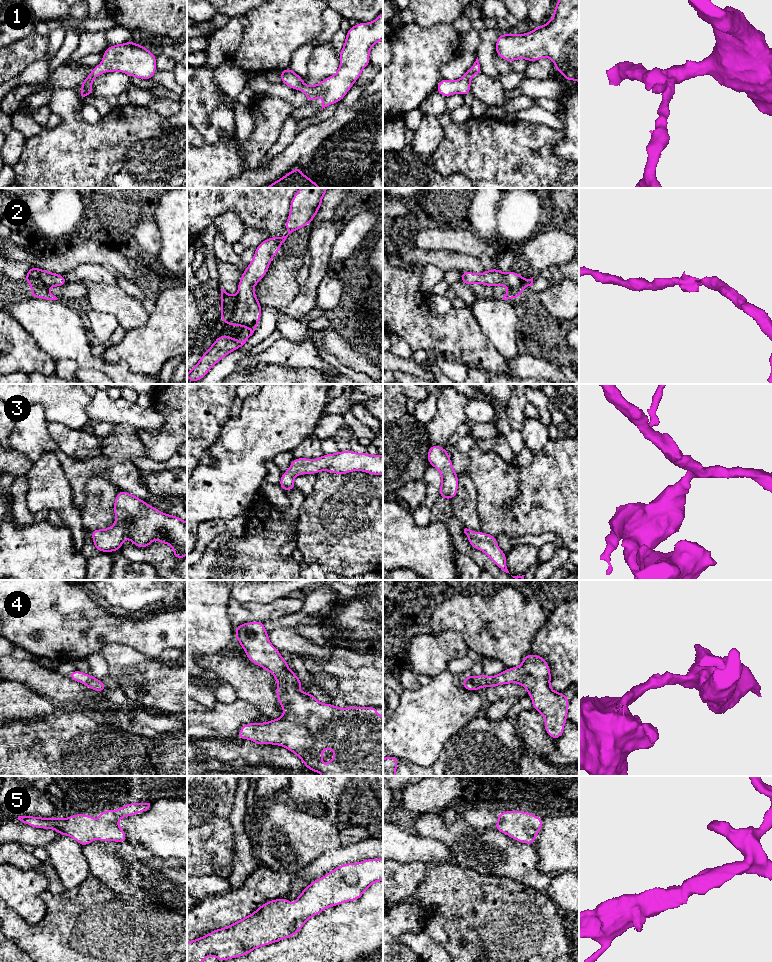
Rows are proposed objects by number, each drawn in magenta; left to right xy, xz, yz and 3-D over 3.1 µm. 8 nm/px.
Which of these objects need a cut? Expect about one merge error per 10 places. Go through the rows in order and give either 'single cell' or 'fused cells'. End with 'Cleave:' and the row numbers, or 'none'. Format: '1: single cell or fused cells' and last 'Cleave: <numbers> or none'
1: single cell
2: single cell
3: single cell
4: single cell
5: single cell
Cleave: none

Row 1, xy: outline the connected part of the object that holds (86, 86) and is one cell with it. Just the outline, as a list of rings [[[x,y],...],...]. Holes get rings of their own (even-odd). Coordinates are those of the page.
[[[132,41],[108,47],[103,53],[100,65],[92,68],[81,82],[80,100],[93,93],[92,81],[104,72],[118,71],[143,80],[150,80],[156,71],[157,57],[143,45]]]

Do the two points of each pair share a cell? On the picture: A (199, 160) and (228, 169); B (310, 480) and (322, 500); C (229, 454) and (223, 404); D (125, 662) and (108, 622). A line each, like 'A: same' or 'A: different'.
A: same
B: different
C: different
D: different

